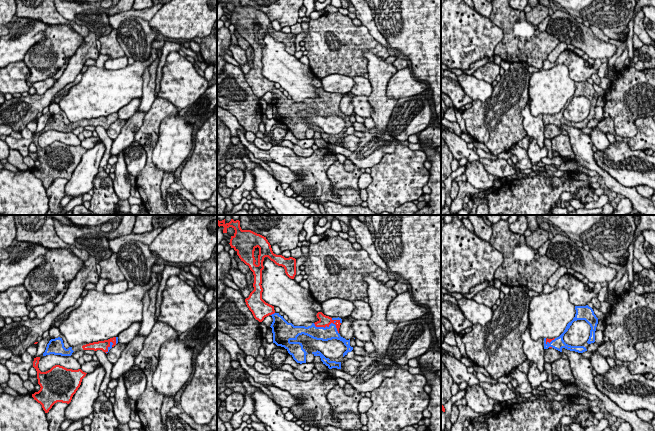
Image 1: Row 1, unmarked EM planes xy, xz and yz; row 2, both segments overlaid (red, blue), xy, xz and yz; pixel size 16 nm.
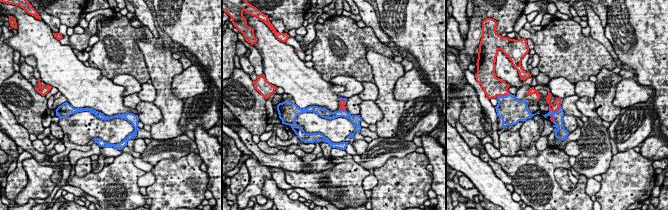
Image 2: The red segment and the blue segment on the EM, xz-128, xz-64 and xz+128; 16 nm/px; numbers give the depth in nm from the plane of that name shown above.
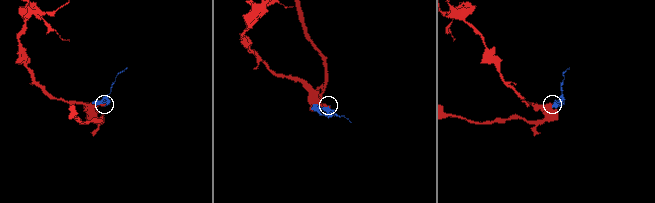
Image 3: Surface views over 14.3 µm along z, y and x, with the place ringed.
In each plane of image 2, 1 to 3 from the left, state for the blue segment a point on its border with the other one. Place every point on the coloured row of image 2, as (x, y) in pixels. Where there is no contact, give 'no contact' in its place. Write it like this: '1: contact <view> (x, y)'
1: no contact
2: contact xz-64 (343, 100)
3: contact xz+128 (552, 114)

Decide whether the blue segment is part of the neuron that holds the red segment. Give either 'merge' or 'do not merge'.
merge

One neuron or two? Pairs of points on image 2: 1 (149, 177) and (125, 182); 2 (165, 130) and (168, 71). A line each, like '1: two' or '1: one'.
1: two
2: one

